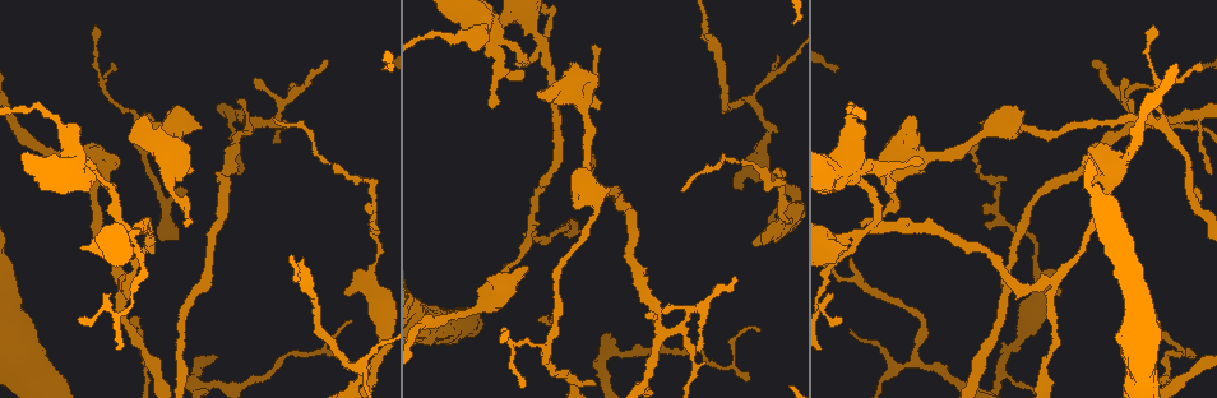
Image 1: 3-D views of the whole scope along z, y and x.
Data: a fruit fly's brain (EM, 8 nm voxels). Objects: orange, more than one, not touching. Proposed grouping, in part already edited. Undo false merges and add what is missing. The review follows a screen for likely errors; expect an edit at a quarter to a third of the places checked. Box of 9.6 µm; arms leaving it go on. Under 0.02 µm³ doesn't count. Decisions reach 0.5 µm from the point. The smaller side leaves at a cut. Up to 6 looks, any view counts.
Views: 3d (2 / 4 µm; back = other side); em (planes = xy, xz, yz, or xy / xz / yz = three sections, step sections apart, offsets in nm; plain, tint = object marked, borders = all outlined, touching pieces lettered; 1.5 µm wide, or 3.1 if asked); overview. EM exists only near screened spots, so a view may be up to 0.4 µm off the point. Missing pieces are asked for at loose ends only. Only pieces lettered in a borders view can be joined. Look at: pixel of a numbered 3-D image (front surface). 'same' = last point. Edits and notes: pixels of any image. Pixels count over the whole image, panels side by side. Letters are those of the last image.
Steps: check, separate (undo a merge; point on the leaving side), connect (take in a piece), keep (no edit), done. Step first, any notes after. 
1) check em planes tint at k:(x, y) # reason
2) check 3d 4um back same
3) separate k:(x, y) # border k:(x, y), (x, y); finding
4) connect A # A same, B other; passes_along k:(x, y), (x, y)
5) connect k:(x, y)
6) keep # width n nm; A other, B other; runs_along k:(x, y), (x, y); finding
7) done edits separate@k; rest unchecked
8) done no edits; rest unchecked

check em yz step 8 borders at 1:(736, 278) # thin end

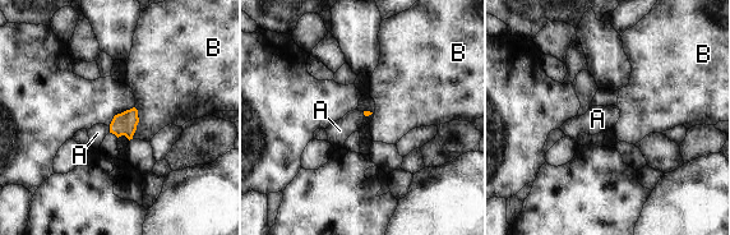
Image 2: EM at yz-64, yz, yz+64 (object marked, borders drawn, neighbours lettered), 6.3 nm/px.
keep # A other, B other; border 2:(109, 127), (110, 132); no lettered piece goes on from it

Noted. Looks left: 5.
check em planes tint at 1:(695, 363) # narrows sharply

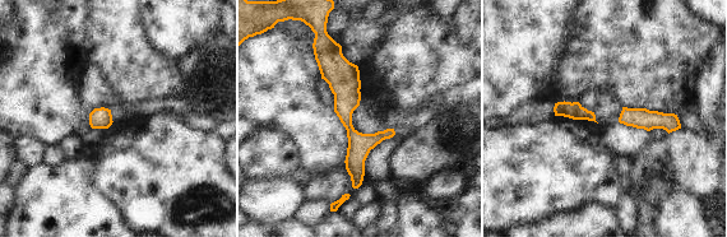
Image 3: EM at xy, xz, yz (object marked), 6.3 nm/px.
check em planes borders same # what lies round it

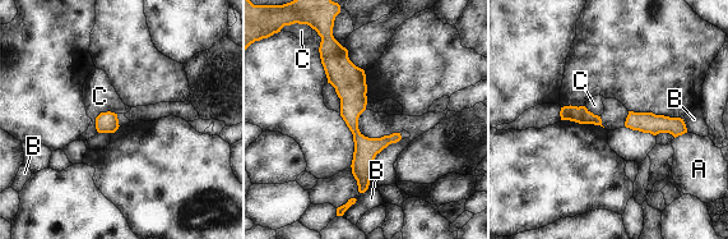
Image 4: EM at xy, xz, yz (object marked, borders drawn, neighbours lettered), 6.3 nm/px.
keep # A other, B other, C other; runs_along 4:(343, 61), (362, 188); one neuron here

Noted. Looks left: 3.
check em planes borders at 1:(119, 281) # branch point

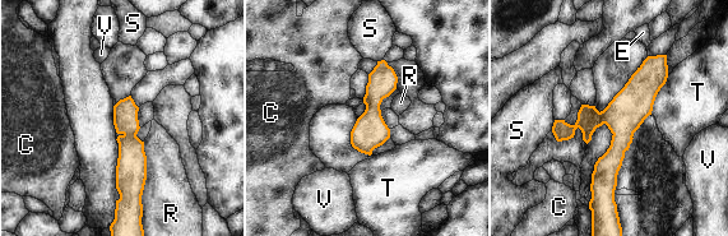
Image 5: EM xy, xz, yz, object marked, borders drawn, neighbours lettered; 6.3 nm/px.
keep # C other, E other, R other, S other, T other, V other; runs_along 5:(661, 59), (624, 115), (606, 194); one neuron here

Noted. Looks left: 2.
done no edits; rest unchecked

